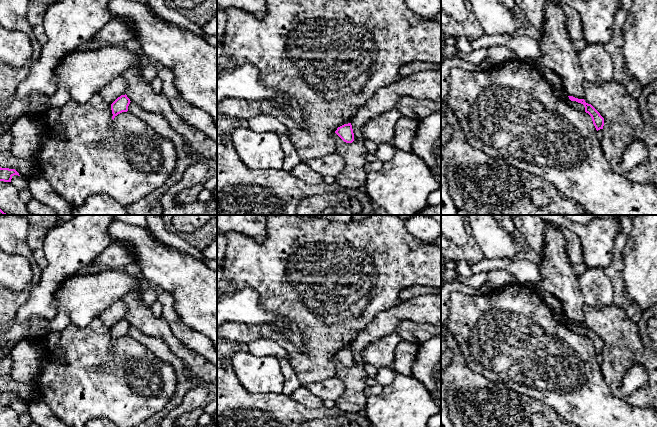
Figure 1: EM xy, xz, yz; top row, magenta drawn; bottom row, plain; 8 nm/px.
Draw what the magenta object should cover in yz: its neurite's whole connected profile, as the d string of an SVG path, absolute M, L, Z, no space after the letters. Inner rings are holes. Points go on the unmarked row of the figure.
M568 320L568 321L571 325L576 325L576 326L584 329L585 336L591 340L593 348L597 355L600 353L603 353L604 342L600 339L600 337L591 328L586 327L584 323L578 323L573 320Z

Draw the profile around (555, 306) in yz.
M539 291L538 293L540 297L546 302L548 307L551 309L556 322L568 327L570 330L580 336L585 336L585 331L583 328L578 327L576 325L571 325L569 323L568 319L564 316L560 302L554 296L544 291Z

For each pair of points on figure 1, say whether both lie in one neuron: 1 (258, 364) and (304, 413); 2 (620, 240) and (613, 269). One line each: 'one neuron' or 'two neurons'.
1: two neurons
2: one neuron

